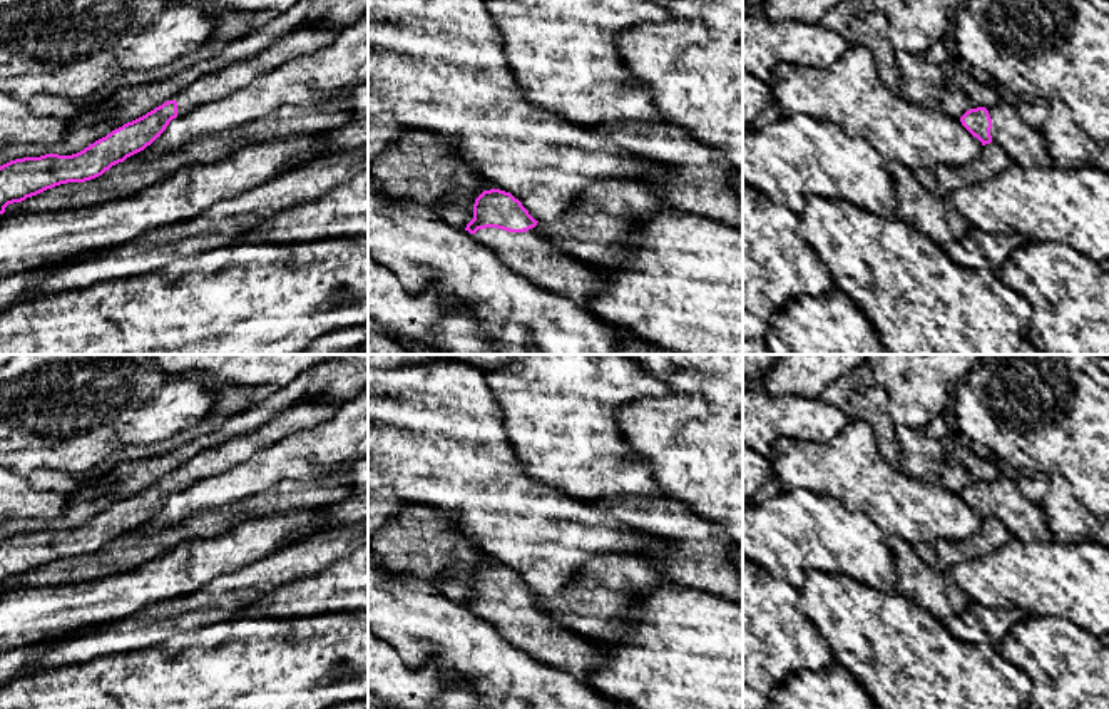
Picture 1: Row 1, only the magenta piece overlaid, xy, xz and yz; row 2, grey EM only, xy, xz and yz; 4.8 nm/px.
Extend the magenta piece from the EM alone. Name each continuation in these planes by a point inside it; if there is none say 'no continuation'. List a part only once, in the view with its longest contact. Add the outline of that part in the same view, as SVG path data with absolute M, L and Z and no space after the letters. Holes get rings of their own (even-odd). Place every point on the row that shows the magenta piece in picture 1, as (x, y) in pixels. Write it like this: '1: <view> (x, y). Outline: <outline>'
1: xz (531, 255). Outline: M485 227L472 237L490 249L510 271L582 308L607 284L599 269L555 247L537 227L525 232Z

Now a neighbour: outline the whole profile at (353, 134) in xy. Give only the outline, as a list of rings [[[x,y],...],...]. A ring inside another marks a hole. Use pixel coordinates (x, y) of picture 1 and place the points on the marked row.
[[[368,117],[350,119],[341,124],[338,129],[326,132],[333,150],[356,150],[363,145],[368,145]]]

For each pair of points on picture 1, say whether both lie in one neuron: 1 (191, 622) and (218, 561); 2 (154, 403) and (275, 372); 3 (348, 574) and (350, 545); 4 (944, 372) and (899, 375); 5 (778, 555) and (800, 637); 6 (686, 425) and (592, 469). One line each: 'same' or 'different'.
1: different
2: different
3: different
4: same
5: different
6: different

